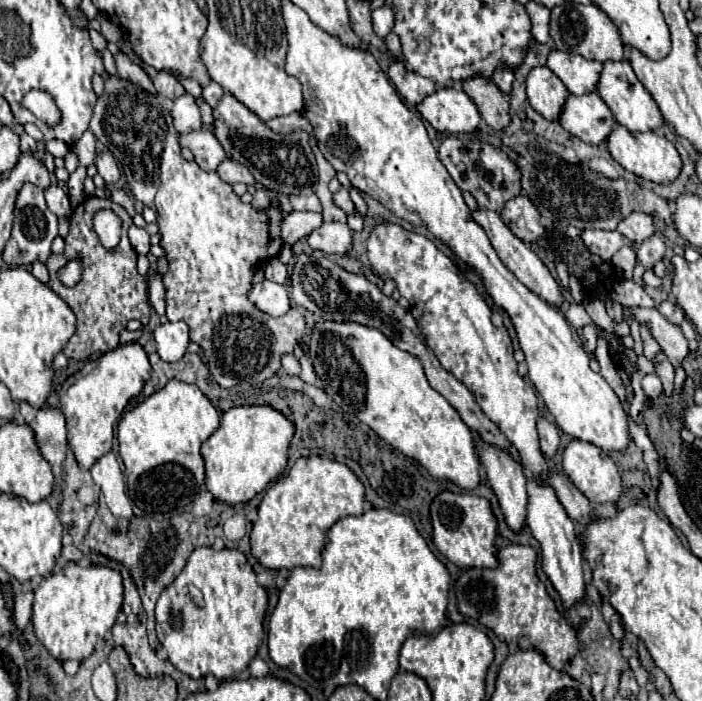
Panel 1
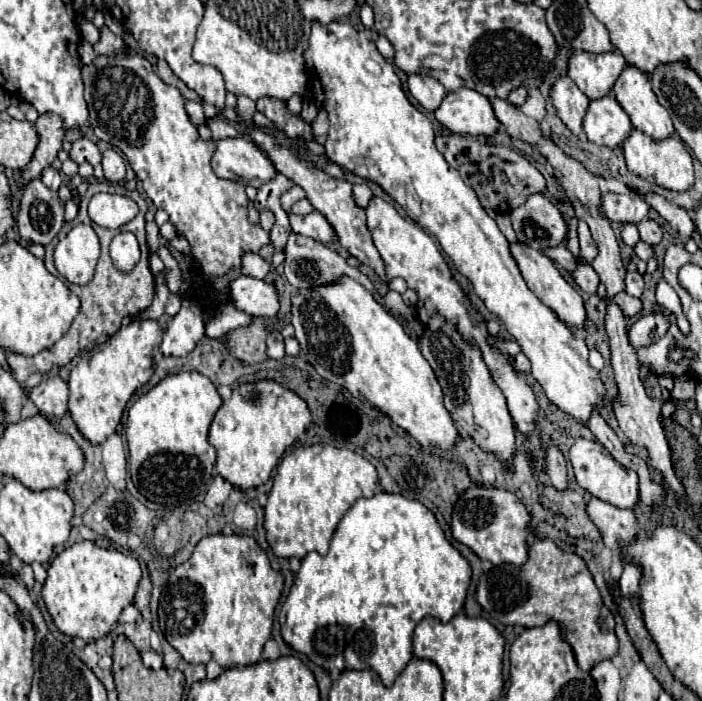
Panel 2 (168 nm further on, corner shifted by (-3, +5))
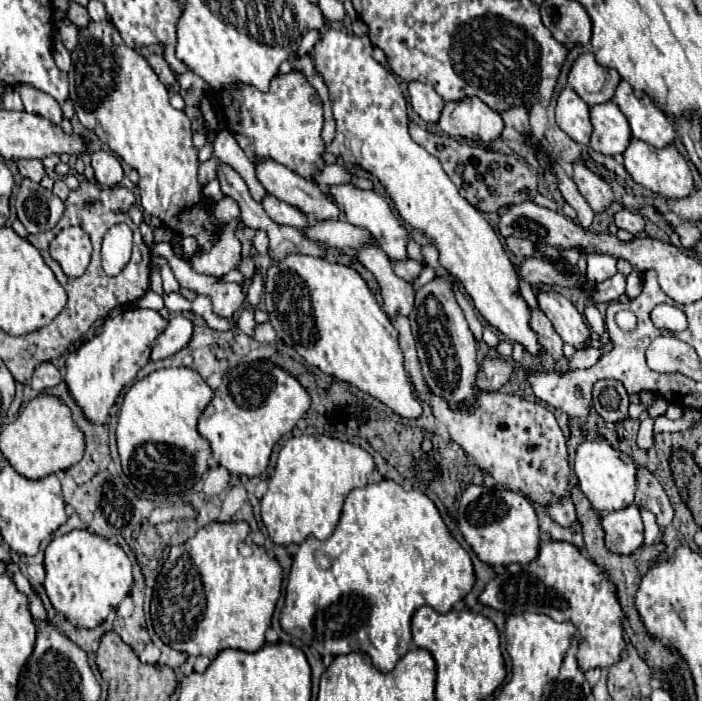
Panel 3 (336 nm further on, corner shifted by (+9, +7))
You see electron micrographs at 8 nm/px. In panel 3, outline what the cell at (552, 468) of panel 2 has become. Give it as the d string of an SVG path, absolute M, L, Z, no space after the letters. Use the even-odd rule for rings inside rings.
M570 496L564 498L562 502L556 502L556 504L548 506L548 514L556 524L560 524L564 528L572 528L578 522L576 510L574 510L574 504L572 504Z

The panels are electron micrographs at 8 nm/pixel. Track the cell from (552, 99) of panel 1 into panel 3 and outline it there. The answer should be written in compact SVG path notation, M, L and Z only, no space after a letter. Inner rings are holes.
M564 88L562 94L558 96L556 122L574 142L580 144L590 142L590 132L592 132L590 106L570 88Z

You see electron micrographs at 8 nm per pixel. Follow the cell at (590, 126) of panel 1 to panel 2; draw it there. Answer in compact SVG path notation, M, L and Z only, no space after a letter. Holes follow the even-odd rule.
M614 96L590 100L582 126L590 142L608 148L618 148L632 130L628 114L622 110Z

